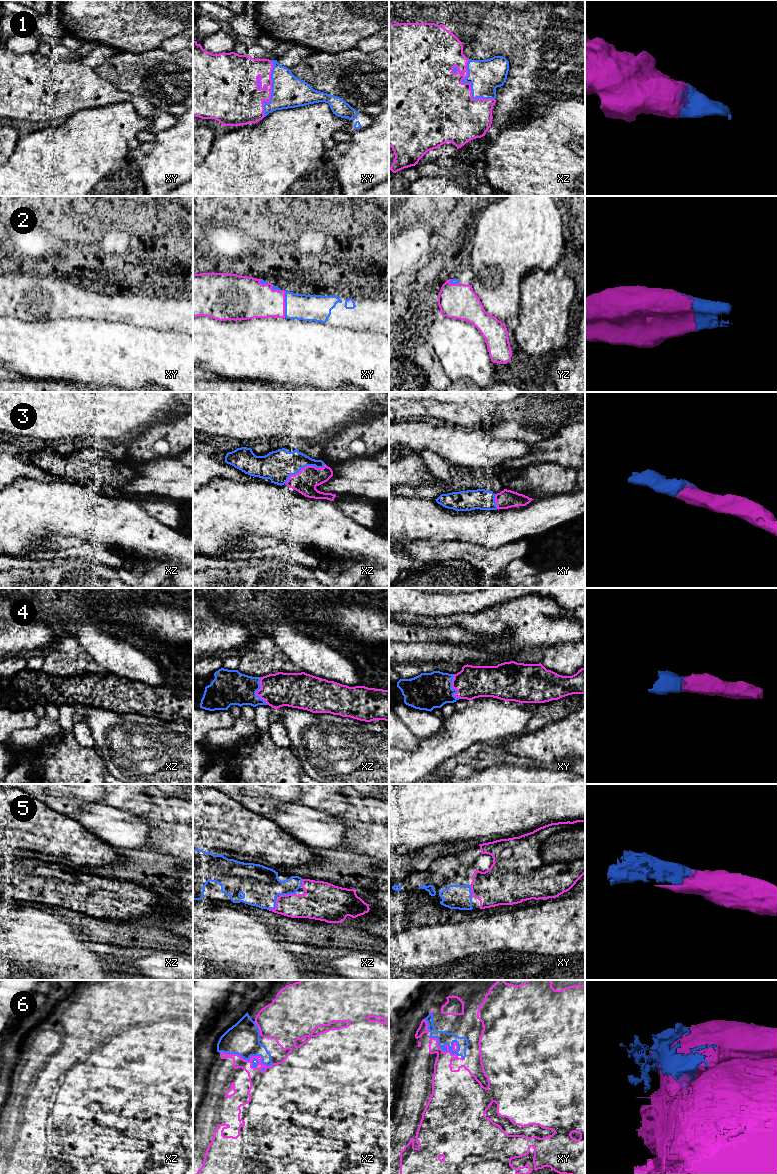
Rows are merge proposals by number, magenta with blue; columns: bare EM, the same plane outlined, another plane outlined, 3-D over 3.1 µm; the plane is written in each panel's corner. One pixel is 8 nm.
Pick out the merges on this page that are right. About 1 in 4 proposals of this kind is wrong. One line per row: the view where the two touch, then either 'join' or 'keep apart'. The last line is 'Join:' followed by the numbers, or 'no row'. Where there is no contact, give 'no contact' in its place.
1: meets magenta in xz; join
2: meets magenta in xy; join
3: meets magenta in xz; join
4: meets magenta in xz; join
5: meets magenta in xz; join
6: meets magenta in xz; keep apart
Join: 1, 2, 3, 4, 5

